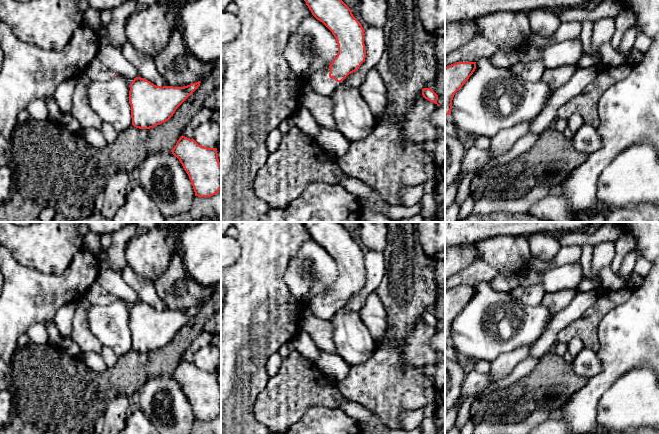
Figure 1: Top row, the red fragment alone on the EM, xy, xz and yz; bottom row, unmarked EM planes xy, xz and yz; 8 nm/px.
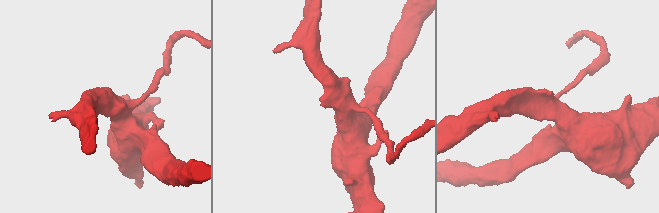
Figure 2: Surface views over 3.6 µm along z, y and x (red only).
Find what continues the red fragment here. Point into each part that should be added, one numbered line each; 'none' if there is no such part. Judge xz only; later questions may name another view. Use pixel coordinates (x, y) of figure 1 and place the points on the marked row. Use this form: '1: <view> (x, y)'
1: xz (322, 84)

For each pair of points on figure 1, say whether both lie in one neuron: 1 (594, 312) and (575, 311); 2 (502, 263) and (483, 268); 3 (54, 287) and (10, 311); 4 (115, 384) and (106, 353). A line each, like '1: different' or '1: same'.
1: different
2: different
3: same
4: different

